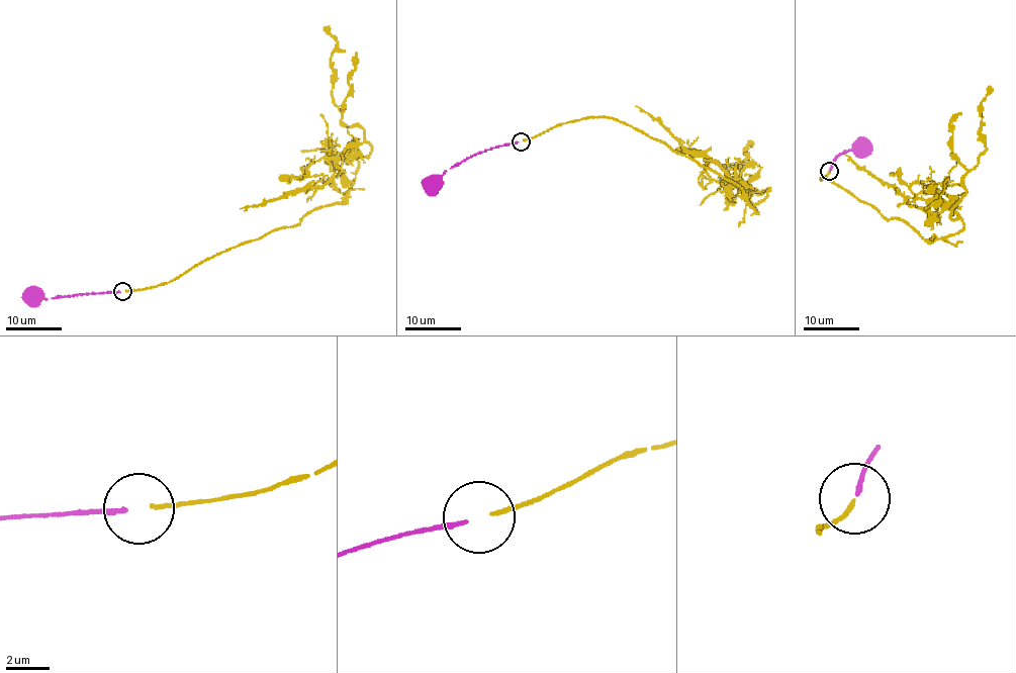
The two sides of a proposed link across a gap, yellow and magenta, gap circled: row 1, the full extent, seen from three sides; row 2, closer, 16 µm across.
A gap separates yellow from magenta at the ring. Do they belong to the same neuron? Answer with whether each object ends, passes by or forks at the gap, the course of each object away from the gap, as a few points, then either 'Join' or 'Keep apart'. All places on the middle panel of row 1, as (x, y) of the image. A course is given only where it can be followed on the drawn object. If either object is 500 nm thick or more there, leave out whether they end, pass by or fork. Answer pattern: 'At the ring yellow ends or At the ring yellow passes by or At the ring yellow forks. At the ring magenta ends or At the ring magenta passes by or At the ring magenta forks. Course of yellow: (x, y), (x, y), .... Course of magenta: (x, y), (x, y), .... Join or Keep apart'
At the ring yellow ends. At the ring magenta ends. Course of yellow: (524, 141), (586, 117), (617, 119), (737, 184), (757, 213), (769, 189), (730, 196), (733, 165), (720, 166). Course of magenta: (518, 141), (490, 148), (466, 158), (432, 184). Join

